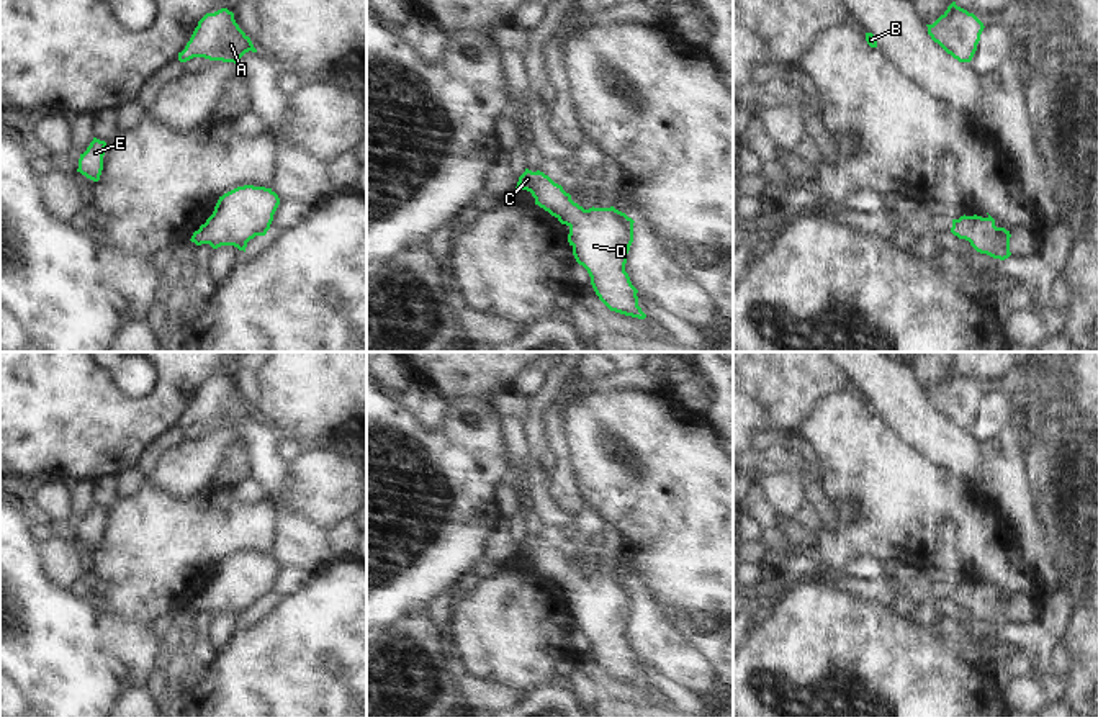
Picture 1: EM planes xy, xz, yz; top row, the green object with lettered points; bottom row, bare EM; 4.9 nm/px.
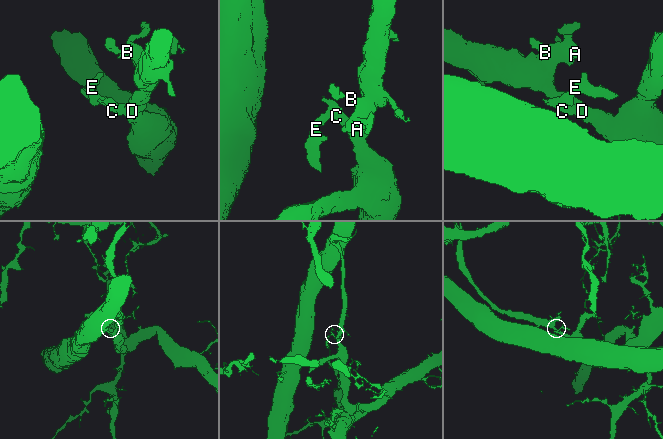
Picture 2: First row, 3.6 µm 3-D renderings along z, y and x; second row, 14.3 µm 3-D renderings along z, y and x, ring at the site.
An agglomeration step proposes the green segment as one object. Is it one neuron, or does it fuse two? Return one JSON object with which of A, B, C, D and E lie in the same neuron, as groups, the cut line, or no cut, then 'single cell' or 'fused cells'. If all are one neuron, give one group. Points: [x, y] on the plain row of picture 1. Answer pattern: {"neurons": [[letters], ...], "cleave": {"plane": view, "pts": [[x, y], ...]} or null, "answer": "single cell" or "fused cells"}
{"neurons": [["A", "B", "C", "D", "E"]], "cleave": null, "answer": "single cell"}

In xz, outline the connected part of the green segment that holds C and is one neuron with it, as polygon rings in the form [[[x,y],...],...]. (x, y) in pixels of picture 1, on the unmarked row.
[[[525,535],[515,555],[530,558],[535,571],[569,594],[573,622],[587,637],[599,666],[610,678],[645,686],[646,681],[638,673],[638,656],[625,638],[635,588],[614,573],[584,576],[540,537]]]

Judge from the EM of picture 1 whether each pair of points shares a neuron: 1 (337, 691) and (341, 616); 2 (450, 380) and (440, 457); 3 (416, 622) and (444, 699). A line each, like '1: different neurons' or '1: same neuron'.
1: same neuron
2: different neurons
3: same neuron

